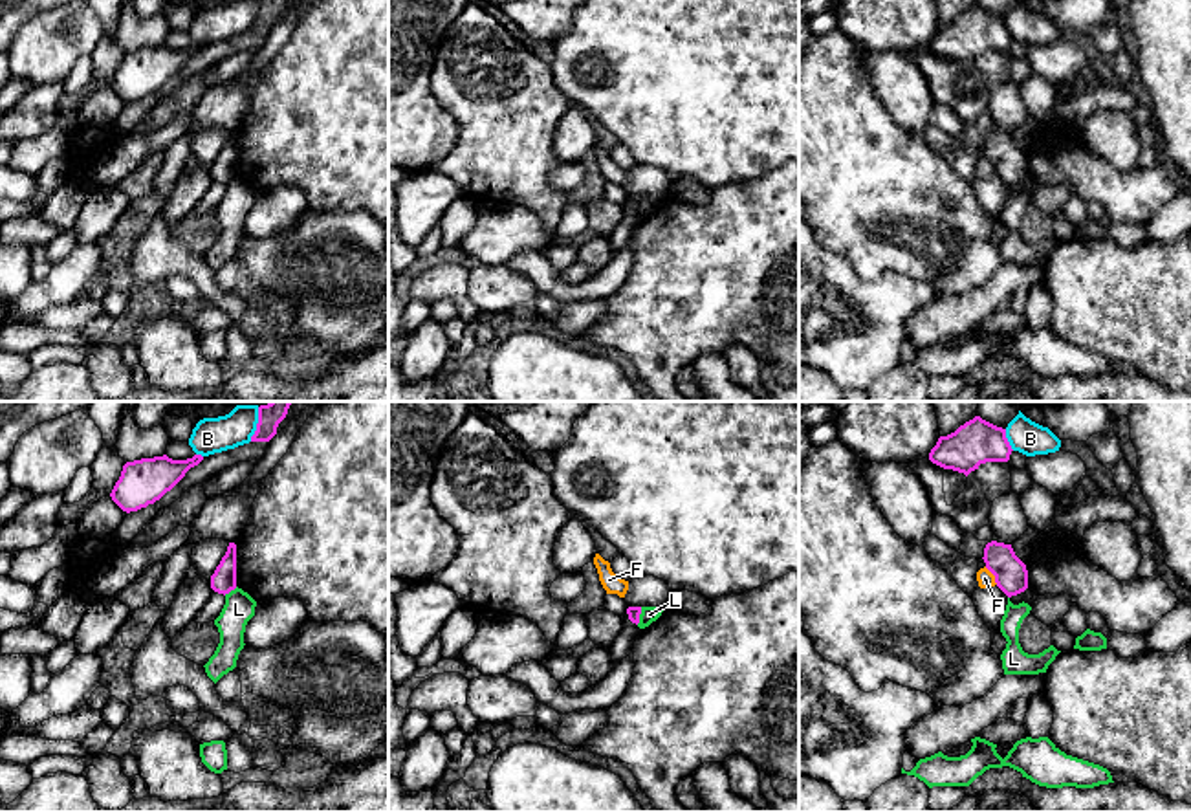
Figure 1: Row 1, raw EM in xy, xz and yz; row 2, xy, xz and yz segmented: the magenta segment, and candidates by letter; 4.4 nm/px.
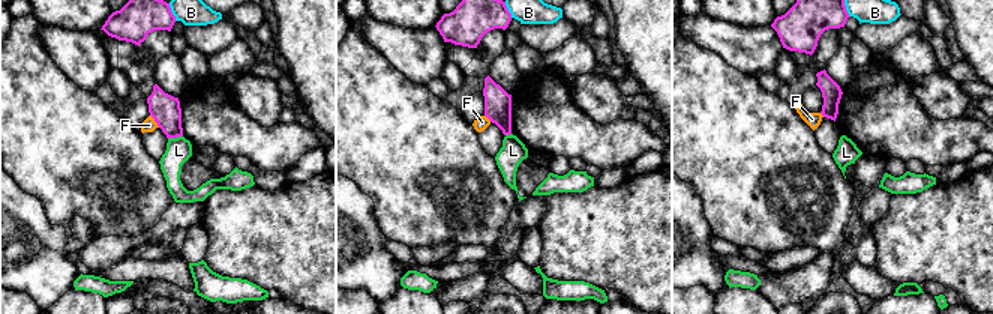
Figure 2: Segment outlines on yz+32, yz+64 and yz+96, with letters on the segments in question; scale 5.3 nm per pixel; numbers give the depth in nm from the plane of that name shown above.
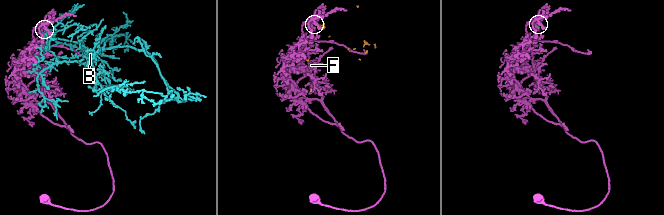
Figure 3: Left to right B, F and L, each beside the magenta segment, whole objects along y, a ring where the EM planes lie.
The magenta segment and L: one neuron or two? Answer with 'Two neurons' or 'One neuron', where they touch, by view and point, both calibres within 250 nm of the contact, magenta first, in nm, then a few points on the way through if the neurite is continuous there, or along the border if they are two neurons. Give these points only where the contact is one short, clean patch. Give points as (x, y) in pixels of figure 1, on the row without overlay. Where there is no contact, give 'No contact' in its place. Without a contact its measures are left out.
Two neurons. Touches magenta at xy (229, 180). Thickness 110 nm (magenta) against 140 nm. Boundary: xy (237, 176), (224, 184)

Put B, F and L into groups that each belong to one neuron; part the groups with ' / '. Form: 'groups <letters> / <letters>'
groups B / F / L

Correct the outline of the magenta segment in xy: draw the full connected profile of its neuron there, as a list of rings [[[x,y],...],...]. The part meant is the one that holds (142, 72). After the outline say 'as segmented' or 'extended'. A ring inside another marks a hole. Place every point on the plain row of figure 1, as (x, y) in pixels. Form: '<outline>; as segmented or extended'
[[[163,44],[126,51],[110,86],[123,101],[137,101],[159,90],[202,49],[202,44],[187,49],[172,49]]]; as segmented

